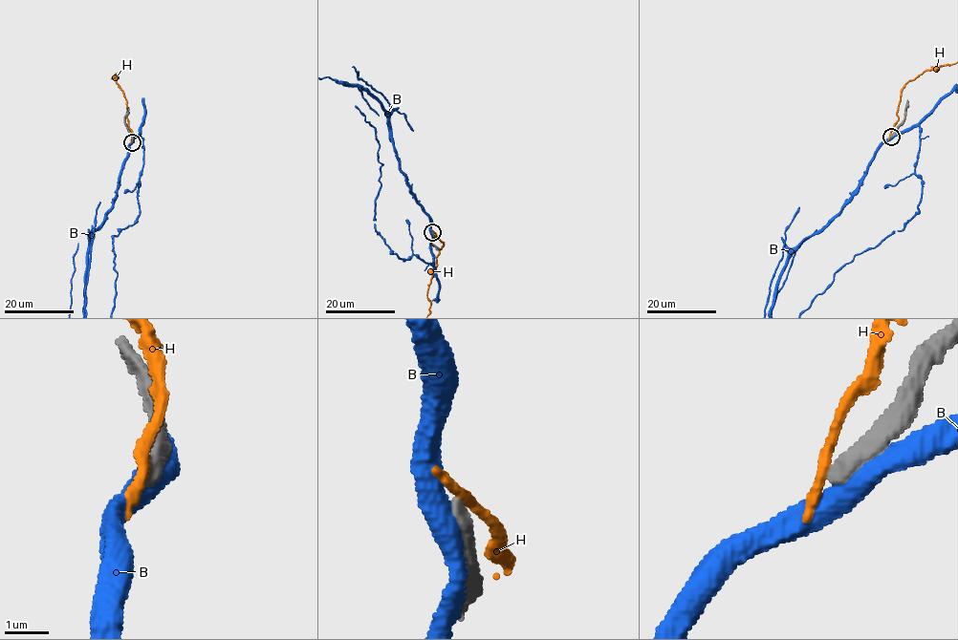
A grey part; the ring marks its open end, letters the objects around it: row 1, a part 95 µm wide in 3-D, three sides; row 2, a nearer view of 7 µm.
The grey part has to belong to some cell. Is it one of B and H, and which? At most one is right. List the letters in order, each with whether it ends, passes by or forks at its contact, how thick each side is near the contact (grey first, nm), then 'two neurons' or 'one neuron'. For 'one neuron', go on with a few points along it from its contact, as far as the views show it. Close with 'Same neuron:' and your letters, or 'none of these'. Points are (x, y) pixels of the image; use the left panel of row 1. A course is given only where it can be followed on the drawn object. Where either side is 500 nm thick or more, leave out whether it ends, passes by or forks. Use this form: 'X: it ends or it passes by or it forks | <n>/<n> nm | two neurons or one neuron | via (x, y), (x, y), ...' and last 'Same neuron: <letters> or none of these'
B: it passes by | 480/460 nm | two neurons
H: it ends | 360/340 nm | two neurons
Same neuron: none of these

